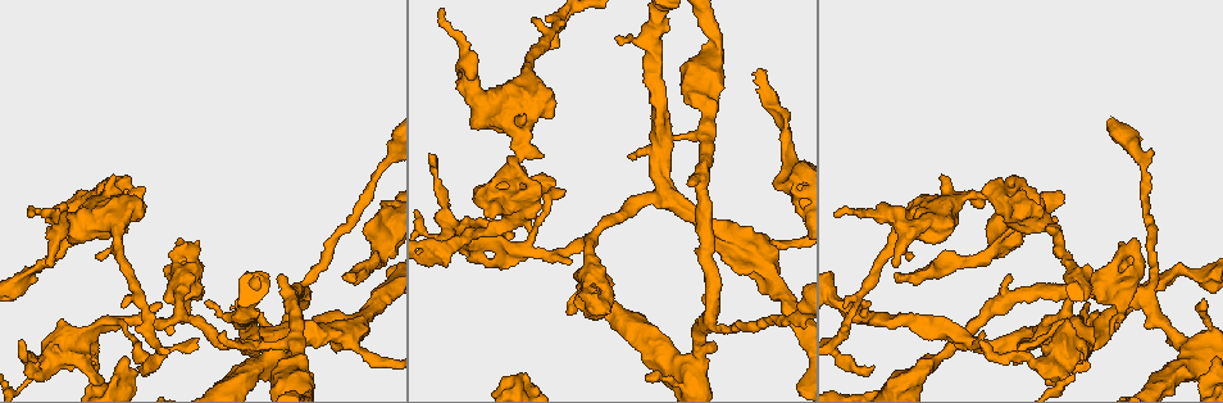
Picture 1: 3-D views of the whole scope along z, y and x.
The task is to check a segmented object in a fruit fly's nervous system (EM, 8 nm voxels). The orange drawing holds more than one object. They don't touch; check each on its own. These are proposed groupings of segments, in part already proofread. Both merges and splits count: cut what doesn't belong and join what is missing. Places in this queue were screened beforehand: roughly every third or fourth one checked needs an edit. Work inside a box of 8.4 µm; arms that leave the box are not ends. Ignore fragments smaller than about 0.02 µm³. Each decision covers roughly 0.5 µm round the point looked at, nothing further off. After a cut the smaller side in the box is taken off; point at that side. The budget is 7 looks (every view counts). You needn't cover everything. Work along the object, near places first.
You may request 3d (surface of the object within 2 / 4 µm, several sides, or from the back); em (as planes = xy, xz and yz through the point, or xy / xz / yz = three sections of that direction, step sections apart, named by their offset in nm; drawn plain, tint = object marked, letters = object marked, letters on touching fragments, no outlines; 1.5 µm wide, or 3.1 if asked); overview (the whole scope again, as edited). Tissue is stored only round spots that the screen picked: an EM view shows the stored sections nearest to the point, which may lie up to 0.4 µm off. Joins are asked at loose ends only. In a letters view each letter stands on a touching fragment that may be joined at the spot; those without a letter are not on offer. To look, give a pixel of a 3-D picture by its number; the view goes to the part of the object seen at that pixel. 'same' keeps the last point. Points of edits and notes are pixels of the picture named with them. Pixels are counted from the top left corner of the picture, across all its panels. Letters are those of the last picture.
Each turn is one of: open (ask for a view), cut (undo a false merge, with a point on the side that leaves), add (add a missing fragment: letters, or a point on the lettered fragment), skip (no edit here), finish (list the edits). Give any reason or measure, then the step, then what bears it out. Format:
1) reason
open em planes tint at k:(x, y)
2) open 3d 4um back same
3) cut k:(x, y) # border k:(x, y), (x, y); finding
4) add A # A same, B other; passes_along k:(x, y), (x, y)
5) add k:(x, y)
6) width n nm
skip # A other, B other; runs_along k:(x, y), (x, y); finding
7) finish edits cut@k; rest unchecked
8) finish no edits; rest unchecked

open em xy step 8 letters at 1:(1181, 348)

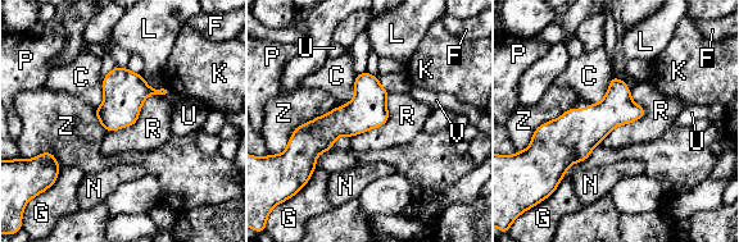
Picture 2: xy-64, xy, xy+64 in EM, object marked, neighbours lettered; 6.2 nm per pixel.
open em planes letters same

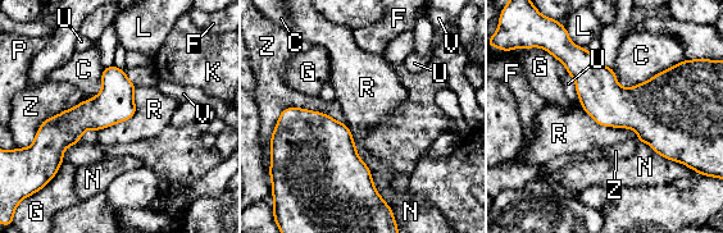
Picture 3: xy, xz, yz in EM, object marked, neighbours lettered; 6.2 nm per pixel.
width 80 nm
skip # C other, F other, G other, K other, L other, N other, P other, R other, U other, V other, Z other; runs_along 3:(121, 73), (89, 114), (26, 155); one neuron here

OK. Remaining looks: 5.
free end
open 3d 2um at 1:(562, 194)

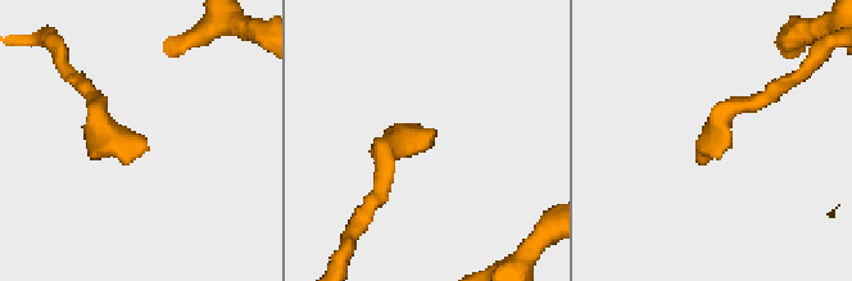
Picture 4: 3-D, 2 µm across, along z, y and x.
now the EM
open em planes letters at 4:(718, 139)

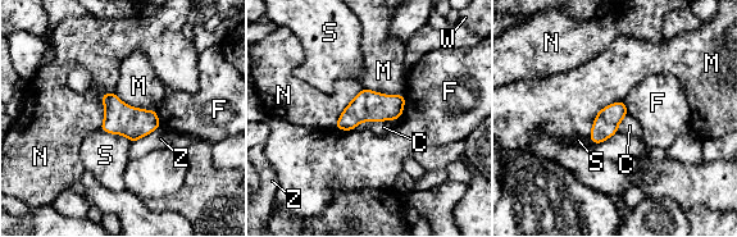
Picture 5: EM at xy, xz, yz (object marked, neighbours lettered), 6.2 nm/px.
longest_contact M 320 nm
skip # C other, F other, M other, N other, S other, W other, Z other; border 5:(397, 118), (360, 122), (354, 128); none of them fits

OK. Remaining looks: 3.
branch stops here
open 3d 2um at 1:(428, 154)

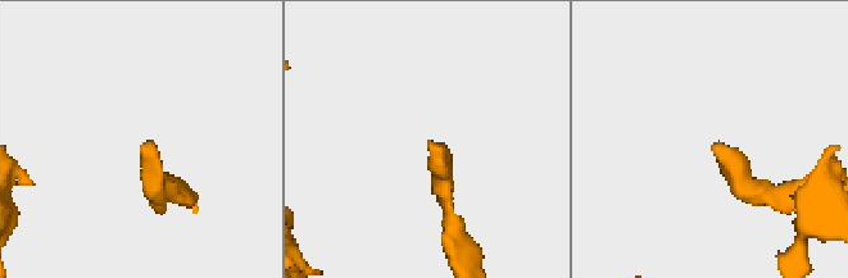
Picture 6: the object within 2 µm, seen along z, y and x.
open em planes letters at 6:(430, 147)

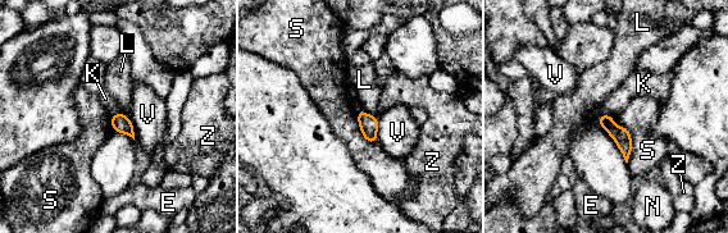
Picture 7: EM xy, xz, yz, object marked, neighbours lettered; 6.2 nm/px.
width 110 nm; longest_contact S 320 nm
skip # E other, K other, L other, N other, S other, V other, Z other; no lettered fragment goes on from it

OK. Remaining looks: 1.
finish no edits; rest unchecked

